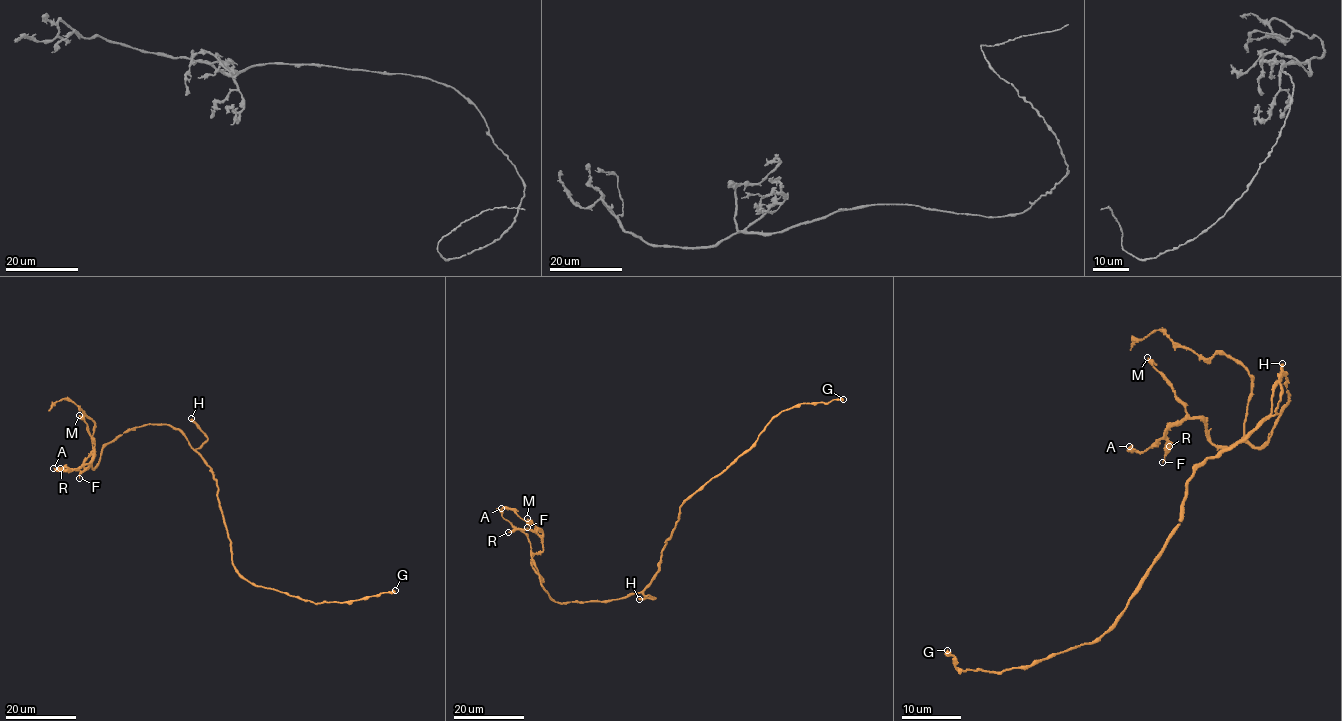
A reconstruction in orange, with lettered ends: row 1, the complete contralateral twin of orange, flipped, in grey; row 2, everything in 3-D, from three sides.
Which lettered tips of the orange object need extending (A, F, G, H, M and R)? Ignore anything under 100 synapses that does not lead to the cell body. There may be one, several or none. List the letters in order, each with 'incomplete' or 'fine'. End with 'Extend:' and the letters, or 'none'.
A: fine
F: fine
G: fine
H: incomplete
M: fine
R: fine
Extend: H

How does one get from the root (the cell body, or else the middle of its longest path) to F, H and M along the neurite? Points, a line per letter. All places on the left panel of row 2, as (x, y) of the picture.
F: (210, 471), (178, 430), (145, 424), (108, 442), (99, 462), (86, 468), (84, 461), (94, 451), (79, 478)
H: (210, 471), (195, 451), (207, 436), (191, 418)
M: (210, 471), (178, 430), (158, 424), (129, 428), (106, 445), (93, 468), (86, 468), (94, 440), (79, 415)

